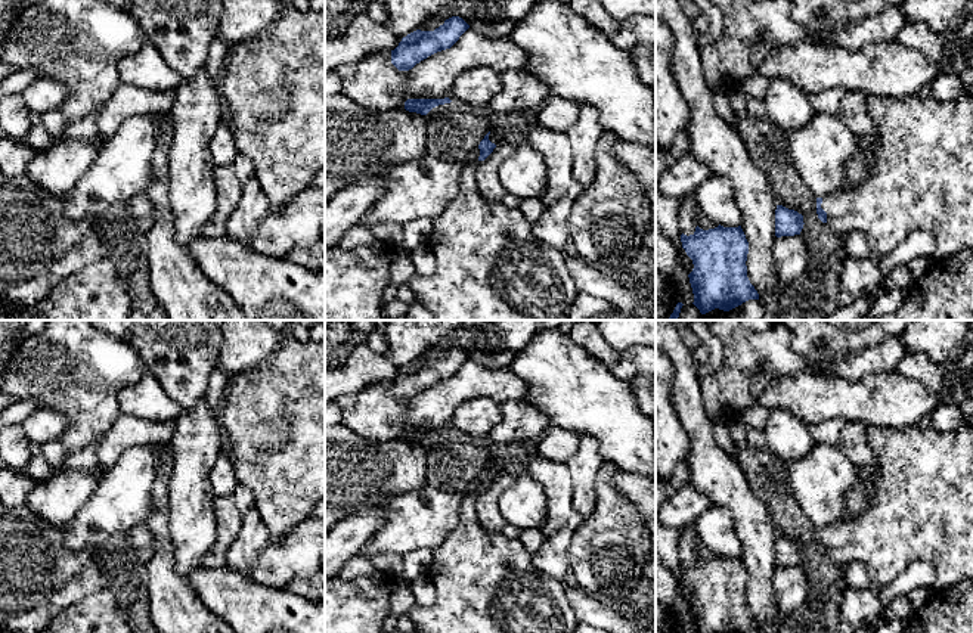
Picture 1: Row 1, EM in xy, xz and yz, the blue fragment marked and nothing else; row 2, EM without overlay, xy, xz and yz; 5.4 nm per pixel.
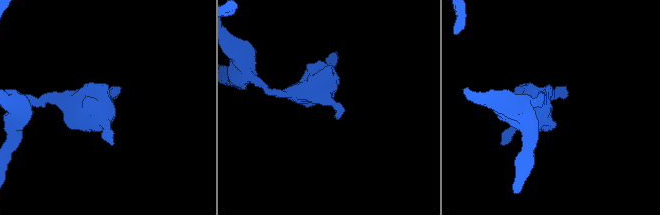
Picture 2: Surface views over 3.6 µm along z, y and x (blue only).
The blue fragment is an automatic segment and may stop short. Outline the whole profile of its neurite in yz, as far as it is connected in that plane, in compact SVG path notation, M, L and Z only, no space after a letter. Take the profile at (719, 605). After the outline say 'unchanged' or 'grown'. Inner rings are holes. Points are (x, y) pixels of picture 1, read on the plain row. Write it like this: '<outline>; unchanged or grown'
M698 556L690 567L681 565L682 578L692 590L694 599L688 605L694 624L694 633L746 633L759 630L759 624L747 608L749 573L738 558L718 556L703 561Z; unchanged

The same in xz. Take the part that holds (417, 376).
M452 347L434 362L416 360L391 381L391 394L399 401L409 401L428 387L450 379L468 359L462 348Z; unchanged

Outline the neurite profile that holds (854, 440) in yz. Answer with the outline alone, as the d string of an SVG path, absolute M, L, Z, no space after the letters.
M847 422L842 429L837 447L856 468L856 482L846 494L845 511L837 522L856 519L870 508L868 485L865 480L865 469L871 471L876 484L879 478L879 462L868 444L868 426L861 422Z

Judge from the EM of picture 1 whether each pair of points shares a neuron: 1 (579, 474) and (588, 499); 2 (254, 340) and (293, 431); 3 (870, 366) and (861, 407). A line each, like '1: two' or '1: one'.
1: one
2: two
3: two

